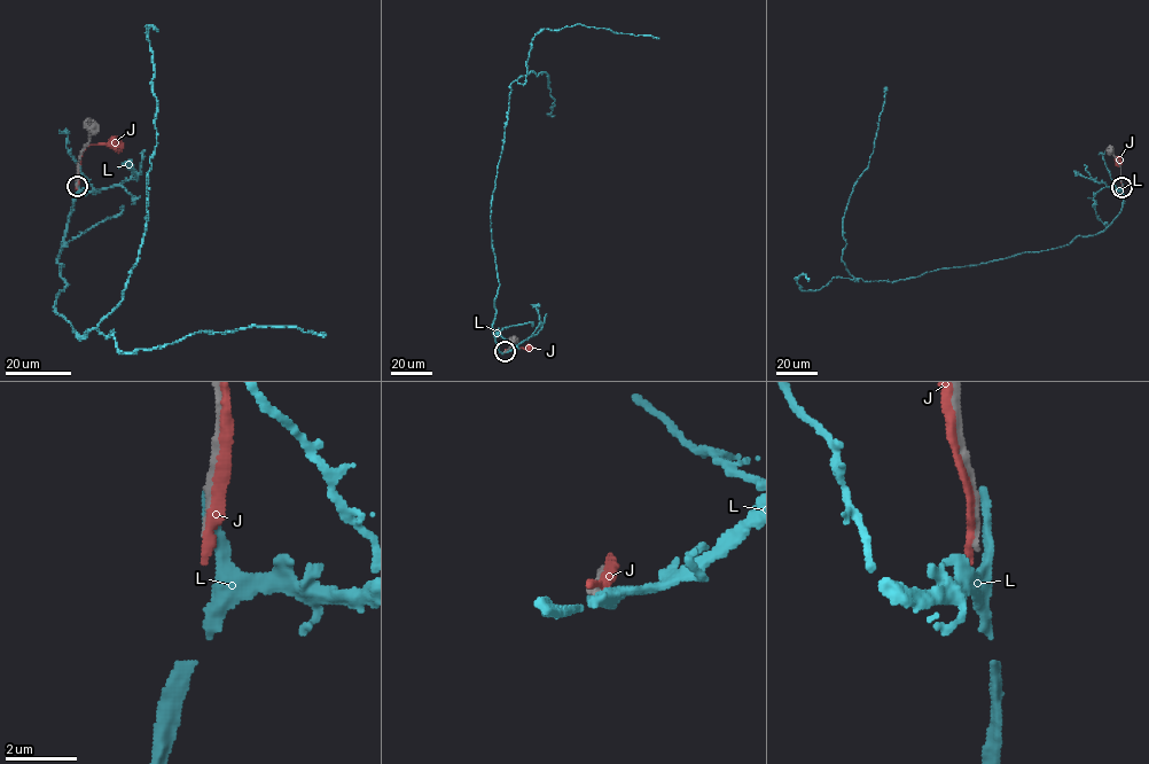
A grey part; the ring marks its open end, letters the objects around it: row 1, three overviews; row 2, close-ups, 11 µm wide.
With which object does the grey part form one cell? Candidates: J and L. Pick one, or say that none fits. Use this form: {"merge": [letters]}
{"merge": []}

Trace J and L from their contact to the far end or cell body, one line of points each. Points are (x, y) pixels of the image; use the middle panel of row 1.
J: (505, 351), (512, 347), (531, 345), (533, 348)
L: (505, 352), (492, 329), (499, 282), (490, 210), (510, 84), (545, 71), (554, 115)

